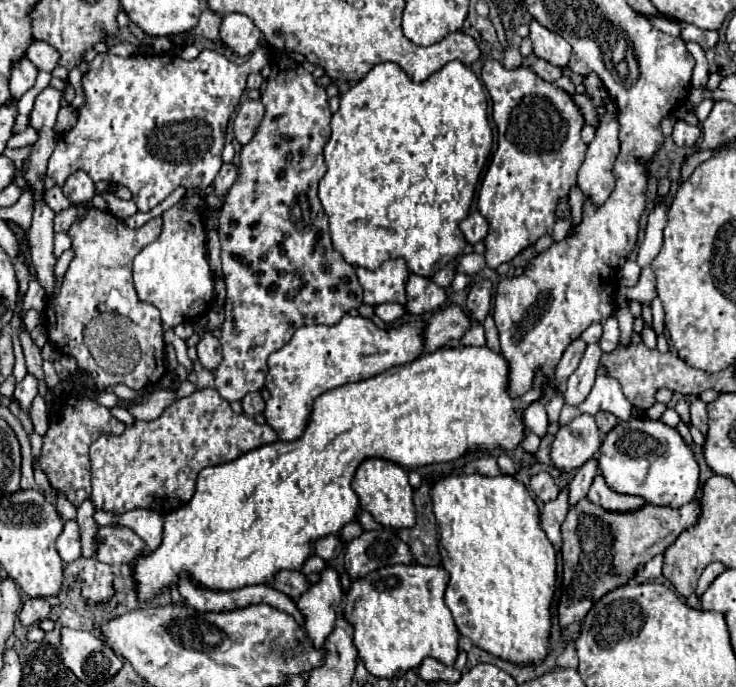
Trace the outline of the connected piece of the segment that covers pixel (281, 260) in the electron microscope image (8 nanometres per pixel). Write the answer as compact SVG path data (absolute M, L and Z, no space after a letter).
M272 52L272 62L270 62L270 66L274 68L272 70L272 76L274 78L268 78L266 80L266 88L264 88L264 92L262 92L262 104L264 104L264 108L266 108L266 114L264 114L264 120L262 120L262 124L258 126L258 130L256 130L256 134L254 134L254 138L242 148L242 152L240 152L240 164L238 164L238 178L236 178L236 182L234 182L234 186L230 188L230 192L228 192L228 196L226 196L226 200L224 200L224 206L220 208L220 212L218 212L218 216L220 216L220 222L218 222L218 234L220 234L220 244L222 244L222 254L220 254L220 258L222 258L222 274L224 274L224 282L226 282L226 320L224 320L224 324L222 324L222 336L220 336L220 344L222 344L222 354L224 354L224 360L222 360L222 364L218 366L218 370L214 372L214 376L216 376L216 390L220 392L220 396L224 398L224 400L228 400L228 402L234 402L234 400L242 400L248 392L256 392L256 390L260 390L262 386L264 386L264 378L266 378L266 372L264 372L264 368L266 368L266 360L268 360L268 356L272 354L272 352L276 352L278 348L284 348L288 342L290 342L290 336L296 332L296 328L302 328L302 326L306 326L306 324L324 324L324 326L334 326L334 324L338 324L338 320L342 320L342 316L344 314L348 314L352 308L358 308L360 304L362 304L362 286L358 284L358 276L356 276L356 268L352 266L352 264L348 264L346 260L342 260L342 254L340 252L336 252L334 248L332 248L332 240L330 240L330 232L328 232L328 216L324 214L324 210L322 210L322 204L320 204L320 200L318 200L318 182L320 182L320 178L326 174L326 166L324 166L324 154L322 154L322 148L324 148L324 144L328 142L328 138L330 138L330 118L332 118L332 112L330 112L330 108L328 108L328 94L326 94L326 88L324 86L320 86L318 84L318 80L308 72L308 70L304 70L298 62L294 62L286 52Z

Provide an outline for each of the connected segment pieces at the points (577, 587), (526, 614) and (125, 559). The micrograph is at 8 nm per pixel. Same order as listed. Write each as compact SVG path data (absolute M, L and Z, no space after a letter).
M586 498L570 508L562 522L562 592L558 598L558 622L568 626L584 620L592 604L596 604L610 590L626 584L634 570L648 562L652 556L664 552L682 530L696 524L698 502L688 502L680 508L646 504L638 512L618 514L606 512L590 504Z
M454 474L448 476L444 480L438 480L432 490L430 490L430 498L432 498L432 506L434 506L434 516L438 528L440 528L439 553L441 556L441 564L450 574L449 581L445 590L445 604L450 608L456 628L462 636L470 638L472 644L476 644L478 648L490 652L492 656L498 656L502 660L514 662L514 664L528 664L528 662L540 662L546 652L548 652L548 634L550 634L550 602L554 596L554 584L556 584L556 550L552 546L552 542L546 538L546 534L540 528L540 510L534 502L534 498L530 496L528 488L518 482L514 476L482 476L482 474Z
M104 526L98 530L102 544L96 558L104 564L130 564L146 552L146 542L126 526Z

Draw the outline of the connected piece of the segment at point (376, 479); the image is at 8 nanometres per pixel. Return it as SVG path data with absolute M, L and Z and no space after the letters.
M370 458L364 460L352 482L354 492L360 498L360 508L370 512L372 518L386 528L412 528L416 524L416 508L414 508L414 490L408 482L408 472L392 462Z

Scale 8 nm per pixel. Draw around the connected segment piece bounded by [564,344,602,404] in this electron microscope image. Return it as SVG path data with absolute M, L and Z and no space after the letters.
M588 344L586 346L586 352L580 360L580 366L568 378L568 386L566 386L566 392L564 392L566 404L580 404L580 402L586 400L586 396L590 394L590 390L594 386L600 356L602 356L600 344Z

